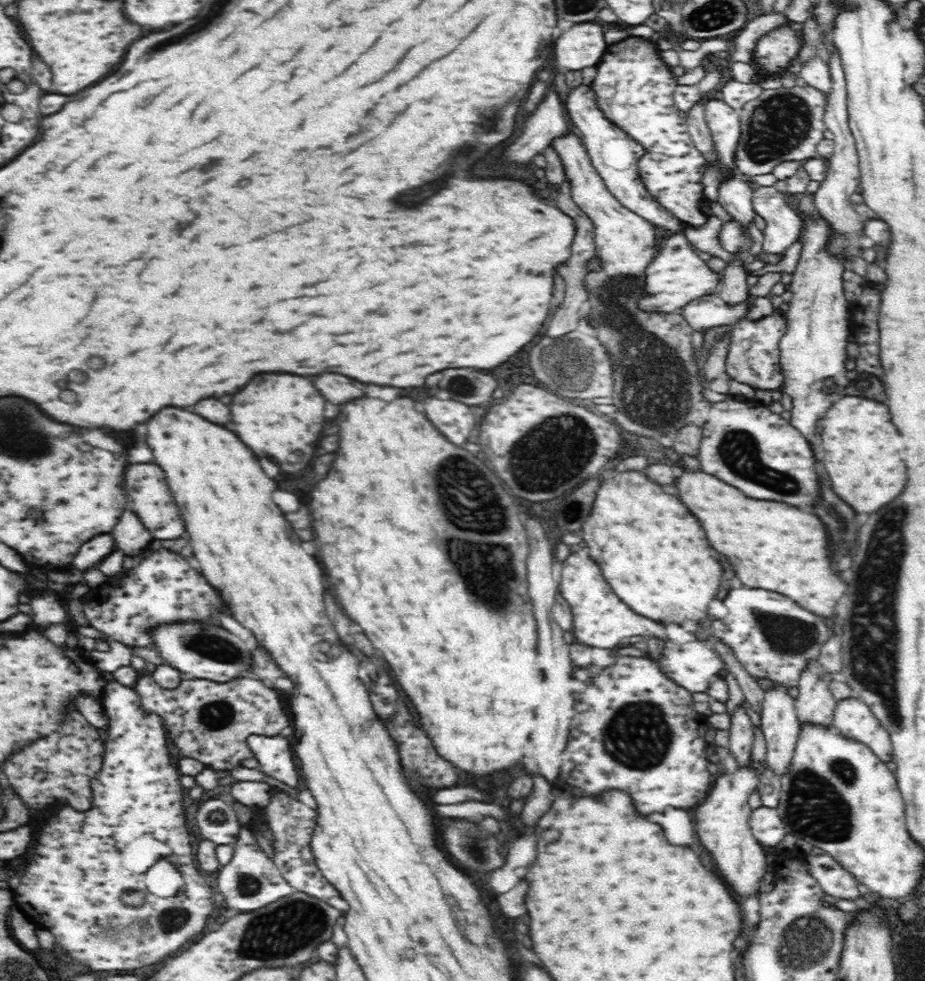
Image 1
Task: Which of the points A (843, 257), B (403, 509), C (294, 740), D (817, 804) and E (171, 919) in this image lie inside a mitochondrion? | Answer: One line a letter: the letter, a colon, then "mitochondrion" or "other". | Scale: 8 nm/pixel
A: other
B: other
C: other
D: mitochondrion
E: mitochondrion

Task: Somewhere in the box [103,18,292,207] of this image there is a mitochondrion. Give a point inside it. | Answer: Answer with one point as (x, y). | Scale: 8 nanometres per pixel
(153, 49)

